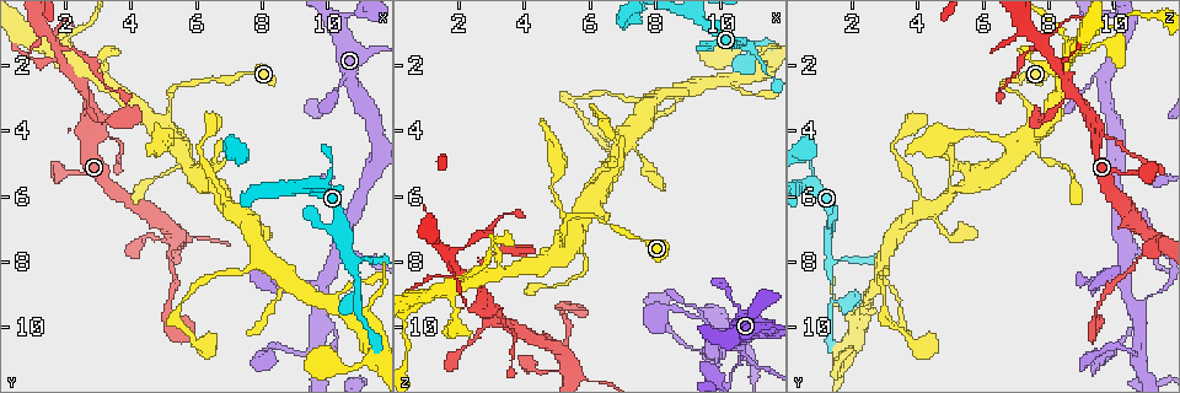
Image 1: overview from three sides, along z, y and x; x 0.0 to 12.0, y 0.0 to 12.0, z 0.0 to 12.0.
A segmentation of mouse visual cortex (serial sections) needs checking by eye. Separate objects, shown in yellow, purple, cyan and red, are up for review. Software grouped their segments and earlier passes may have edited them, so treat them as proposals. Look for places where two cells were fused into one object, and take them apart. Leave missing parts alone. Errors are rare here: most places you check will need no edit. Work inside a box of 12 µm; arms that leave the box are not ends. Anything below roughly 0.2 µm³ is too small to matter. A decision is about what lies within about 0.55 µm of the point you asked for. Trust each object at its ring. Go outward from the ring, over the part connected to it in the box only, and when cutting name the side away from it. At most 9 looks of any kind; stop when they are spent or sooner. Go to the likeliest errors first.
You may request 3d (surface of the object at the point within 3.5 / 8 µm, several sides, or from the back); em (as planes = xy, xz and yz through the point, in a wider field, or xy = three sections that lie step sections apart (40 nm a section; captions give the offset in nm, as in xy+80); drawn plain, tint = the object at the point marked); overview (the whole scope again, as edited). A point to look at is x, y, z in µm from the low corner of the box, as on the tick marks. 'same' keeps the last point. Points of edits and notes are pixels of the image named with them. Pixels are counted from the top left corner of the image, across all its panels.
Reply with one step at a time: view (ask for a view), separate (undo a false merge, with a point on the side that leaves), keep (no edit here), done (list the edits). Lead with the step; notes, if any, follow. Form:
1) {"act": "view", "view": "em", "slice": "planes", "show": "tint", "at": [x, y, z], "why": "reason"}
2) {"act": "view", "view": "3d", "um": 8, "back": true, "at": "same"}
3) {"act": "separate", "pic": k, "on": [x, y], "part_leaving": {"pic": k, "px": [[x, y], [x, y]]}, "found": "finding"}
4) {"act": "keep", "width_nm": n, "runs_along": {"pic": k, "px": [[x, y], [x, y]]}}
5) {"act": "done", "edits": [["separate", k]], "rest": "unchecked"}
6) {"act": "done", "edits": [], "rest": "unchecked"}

{"act": "view", "view": "3d", "um": 3.5, "at": [9.8, 9.0, 11.0], "why": "calibre changes"}

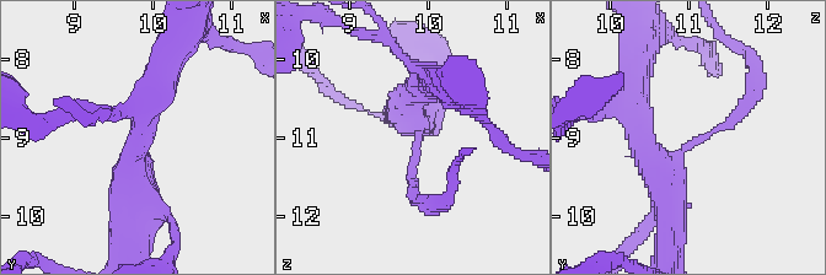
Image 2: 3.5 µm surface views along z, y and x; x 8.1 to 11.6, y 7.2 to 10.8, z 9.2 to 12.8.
{"act": "view", "view": "em", "slice": "xy", "step": 3, "show": "tint", "at": [9.85, 9.10, 11.05], "arm_widths_nm": [150, 350]}

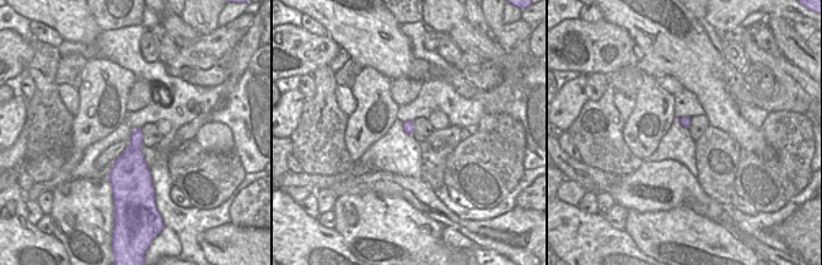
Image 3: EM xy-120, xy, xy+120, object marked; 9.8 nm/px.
{"act": "keep", "runs_along": {"pic": 2, "px": [[645, 145], [661, 174], [749, 96]]}, "found": "continuous, no second cell"}

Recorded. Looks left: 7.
{"act": "view", "view": "3d", "um": 3.5, "at": [10.9, 8.9, 1.4], "why": "narrows sharply"}

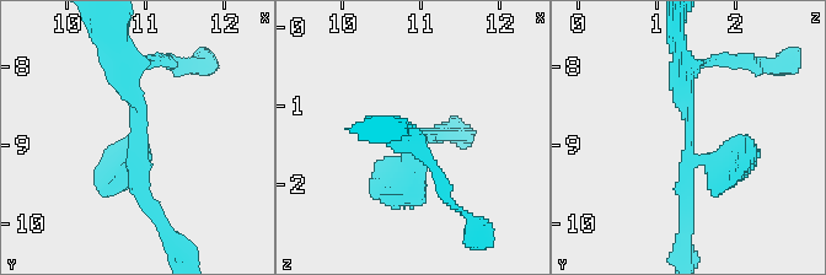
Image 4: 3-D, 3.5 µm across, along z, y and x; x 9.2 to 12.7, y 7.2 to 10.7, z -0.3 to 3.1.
{"act": "view", "view": "em", "slice": "xy", "step": 1, "show": "tint", "at": [10.90, 8.95, 1.40]}

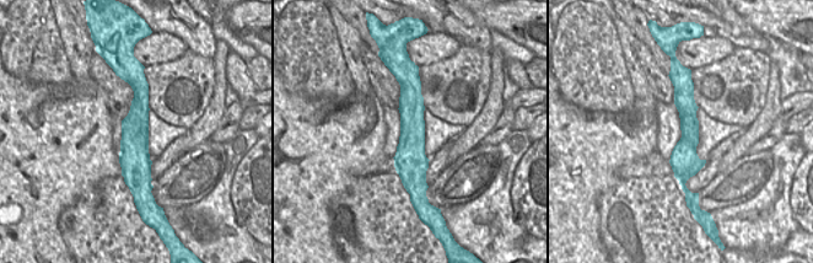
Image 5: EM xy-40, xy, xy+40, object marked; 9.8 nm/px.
{"act": "keep", "runs_along": {"pic": 5, "px": [[128, 78], [139, 89], [143, 183]]}, "found": "one cell here"}

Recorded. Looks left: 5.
{"act": "view", "view": "3d", "um": 3.5, "at": [5.3, 2.8, 6.7], "why": "sharp bend"}

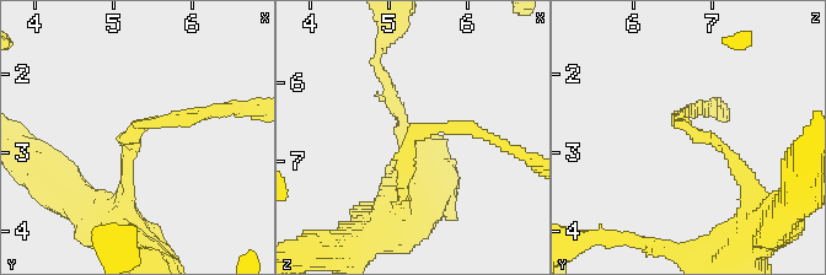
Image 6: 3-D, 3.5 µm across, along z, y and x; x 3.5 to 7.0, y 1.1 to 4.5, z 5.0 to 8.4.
{"act": "view", "view": "em", "slice": "planes", "show": "tint", "at": [5.30, 2.70, 6.75]}

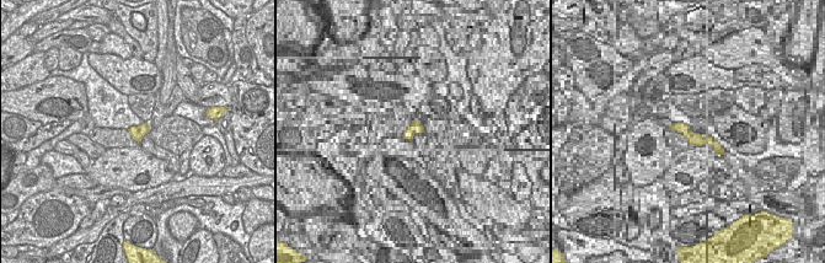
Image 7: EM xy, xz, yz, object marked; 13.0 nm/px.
{"act": "keep", "runs_along": {"pic": 6, "px": [[209, 112], [138, 127], [127, 183]]}, "found": "all the same cell"}

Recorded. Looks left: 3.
{"act": "view", "view": "3d", "um": 3.5, "at": [6.5, 8.4, 2.8], "why": "a narrow waist"}

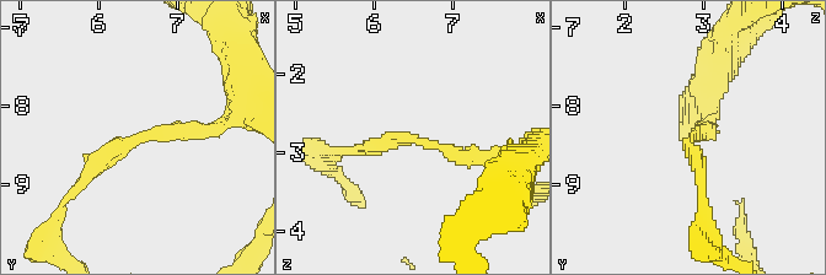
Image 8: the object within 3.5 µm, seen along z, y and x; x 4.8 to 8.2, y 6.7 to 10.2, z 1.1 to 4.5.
{"act": "view", "view": "em", "slice": "xy", "step": 2, "show": "tint", "at": [6.55, 8.40, 2.85], "arm_widths_nm": [200, 200]}

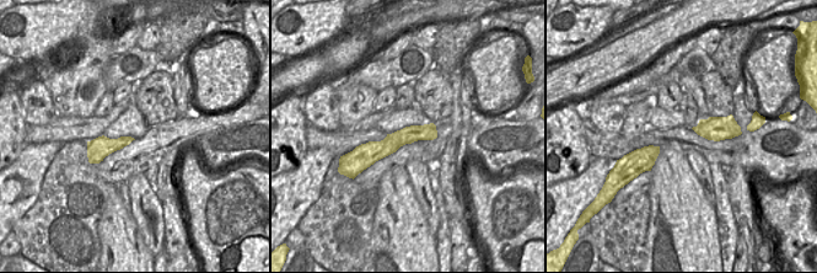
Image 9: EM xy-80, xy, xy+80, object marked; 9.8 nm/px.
{"act": "keep", "found": "continuous, no second cell"}

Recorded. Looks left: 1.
{"act": "done", "edits": [], "rest": "unchecked"}

